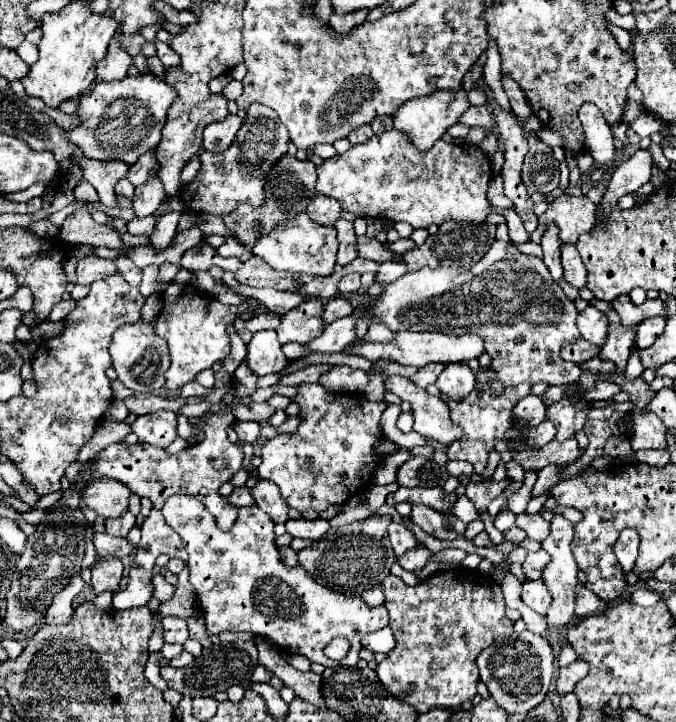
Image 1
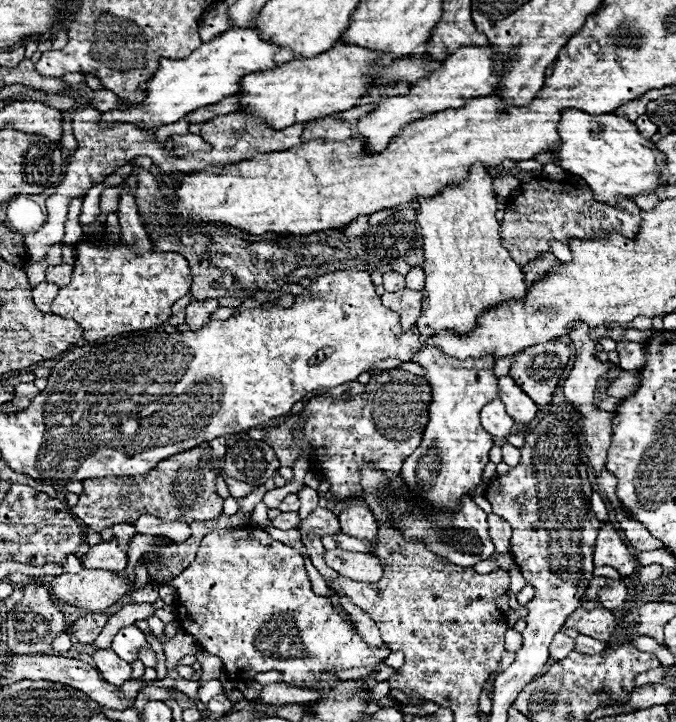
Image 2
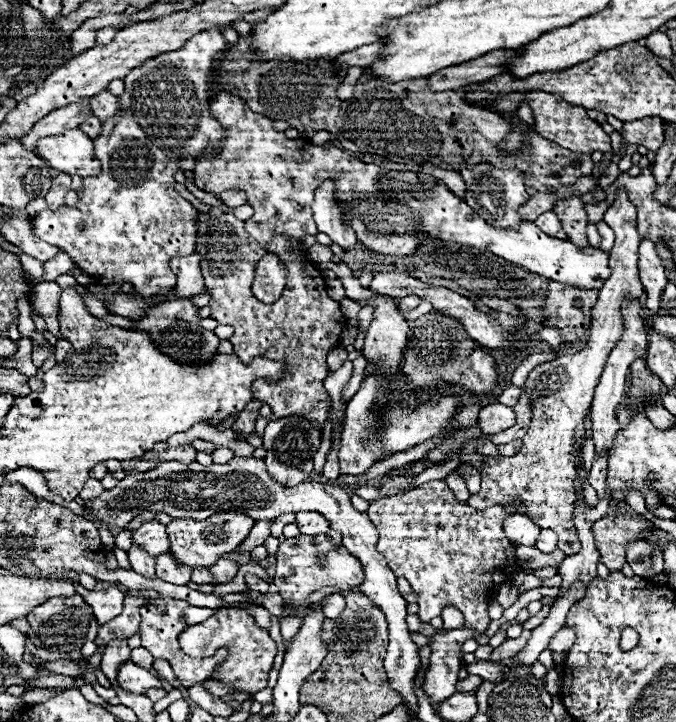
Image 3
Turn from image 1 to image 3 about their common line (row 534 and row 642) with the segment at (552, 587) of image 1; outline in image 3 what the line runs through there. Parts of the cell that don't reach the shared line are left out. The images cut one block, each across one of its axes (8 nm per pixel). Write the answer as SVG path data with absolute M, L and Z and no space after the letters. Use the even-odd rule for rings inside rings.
M562 628L560 632L556 632L556 636L550 638L548 642L548 650L550 652L568 652L568 648L574 644L576 636L570 628Z

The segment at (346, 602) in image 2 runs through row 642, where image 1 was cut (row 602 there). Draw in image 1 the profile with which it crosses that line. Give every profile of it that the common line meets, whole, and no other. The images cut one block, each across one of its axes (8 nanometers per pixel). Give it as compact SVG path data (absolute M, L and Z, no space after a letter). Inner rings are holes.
M376 586L376 588L368 590L368 592L364 592L364 594L362 594L362 598L364 598L370 606L378 606L378 604L382 604L382 602L384 602L384 592L382 592L382 588L380 588L380 586Z

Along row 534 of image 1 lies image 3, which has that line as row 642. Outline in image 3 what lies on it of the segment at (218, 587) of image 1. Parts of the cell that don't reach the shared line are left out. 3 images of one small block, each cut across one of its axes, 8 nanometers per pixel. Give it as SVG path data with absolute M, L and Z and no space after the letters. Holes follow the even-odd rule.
M238 604L230 608L222 608L220 612L210 616L206 622L186 628L180 634L178 642L180 642L180 648L194 658L208 658L208 656L214 656L216 650L228 648L228 656L220 662L220 668L212 672L212 678L228 684L232 688L230 696L238 692L256 694L266 688L268 672L272 670L272 662L276 656L276 642L268 636L266 630L258 628L254 622L254 616L250 616Z

